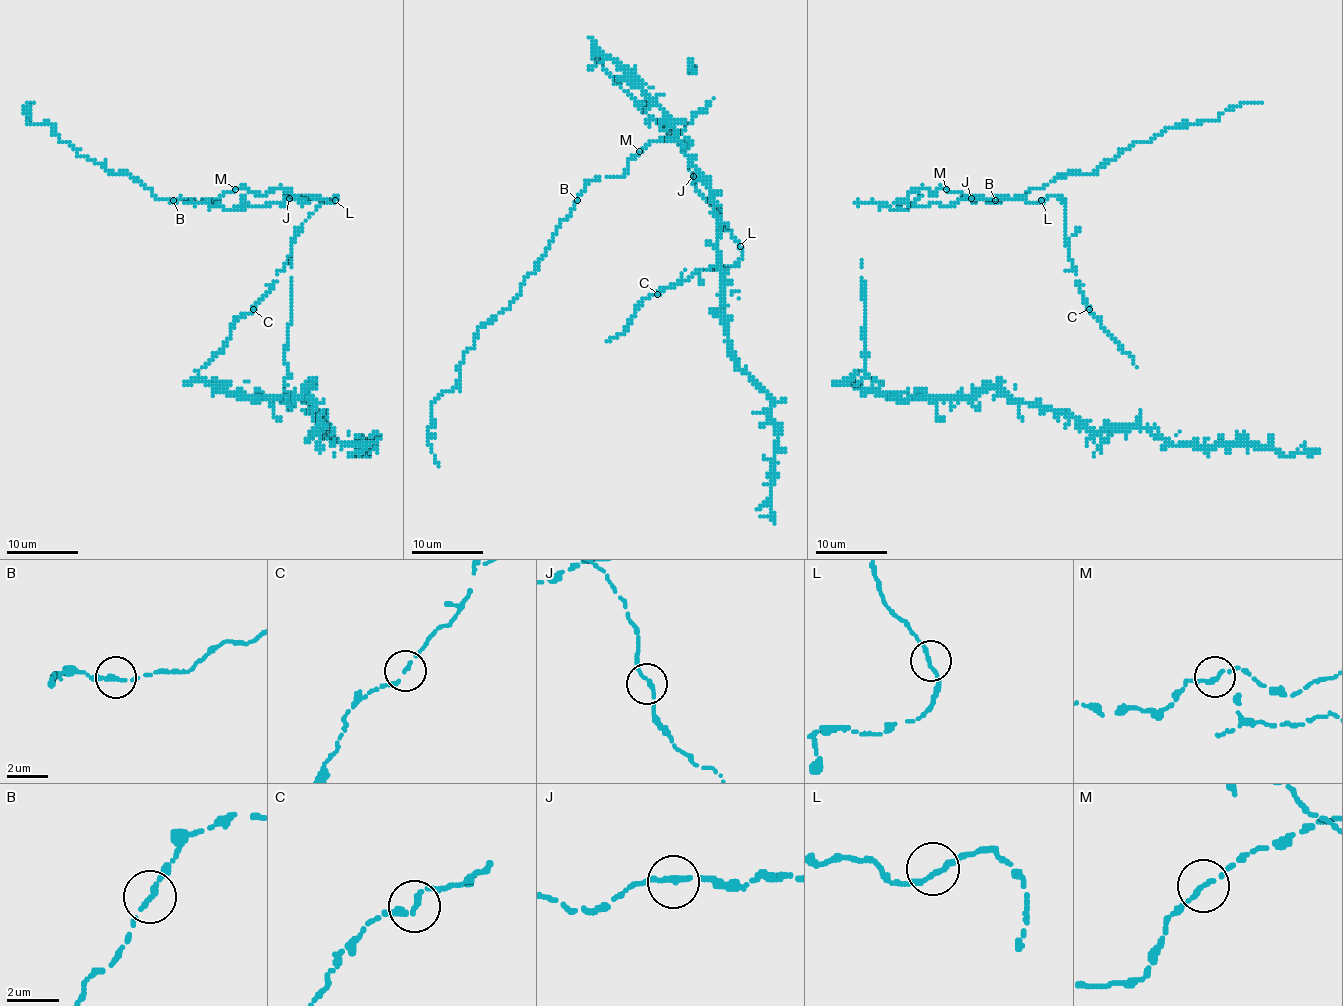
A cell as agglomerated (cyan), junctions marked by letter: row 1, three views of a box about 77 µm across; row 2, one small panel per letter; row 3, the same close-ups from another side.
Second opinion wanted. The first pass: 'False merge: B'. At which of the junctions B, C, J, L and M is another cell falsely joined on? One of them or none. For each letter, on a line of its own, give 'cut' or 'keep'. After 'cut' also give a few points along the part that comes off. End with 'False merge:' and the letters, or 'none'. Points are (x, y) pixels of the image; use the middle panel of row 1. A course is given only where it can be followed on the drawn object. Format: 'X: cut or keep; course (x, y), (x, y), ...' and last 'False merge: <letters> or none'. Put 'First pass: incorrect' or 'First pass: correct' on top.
First pass: incorrect
B: keep
C: keep
J: keep
L: keep
M: keep
False merge: none

